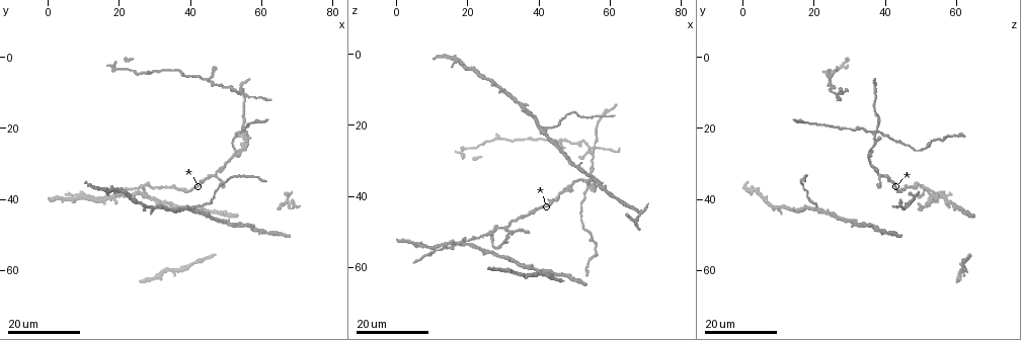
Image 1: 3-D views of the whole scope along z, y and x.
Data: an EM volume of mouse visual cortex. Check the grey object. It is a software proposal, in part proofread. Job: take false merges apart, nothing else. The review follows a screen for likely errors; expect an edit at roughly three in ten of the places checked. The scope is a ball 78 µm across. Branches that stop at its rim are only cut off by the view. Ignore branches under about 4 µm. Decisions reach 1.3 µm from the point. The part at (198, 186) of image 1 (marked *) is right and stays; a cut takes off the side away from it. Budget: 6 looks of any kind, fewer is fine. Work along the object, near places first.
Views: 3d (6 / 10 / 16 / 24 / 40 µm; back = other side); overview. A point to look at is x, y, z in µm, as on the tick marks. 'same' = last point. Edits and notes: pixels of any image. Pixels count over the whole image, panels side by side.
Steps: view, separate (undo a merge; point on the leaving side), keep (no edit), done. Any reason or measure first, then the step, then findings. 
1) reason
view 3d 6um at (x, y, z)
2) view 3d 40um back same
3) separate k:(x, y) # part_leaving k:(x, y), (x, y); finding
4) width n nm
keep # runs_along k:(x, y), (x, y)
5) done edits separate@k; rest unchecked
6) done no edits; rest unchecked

arms part here
view 3d 24um at (54.0, 10.0, 26.5)

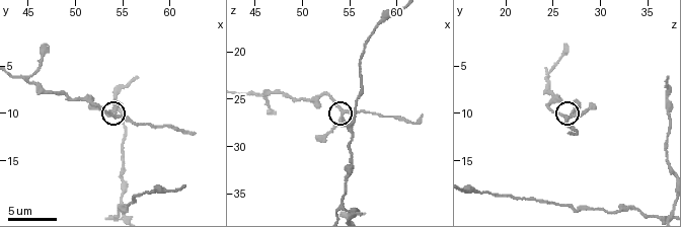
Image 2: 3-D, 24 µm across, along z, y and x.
view 3d 10um at (54.2, 10.2, 26.2)

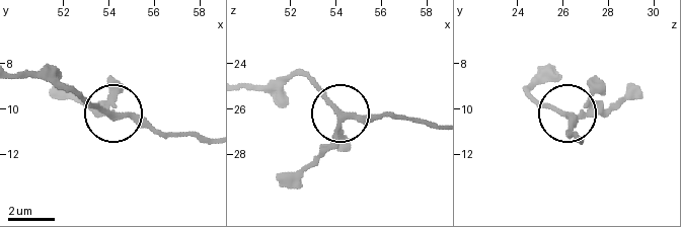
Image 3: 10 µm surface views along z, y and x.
width 220 nm
keep # one cell here

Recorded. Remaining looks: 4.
a fork
view 3d 10um at (44.8, 6.0, 24.4)

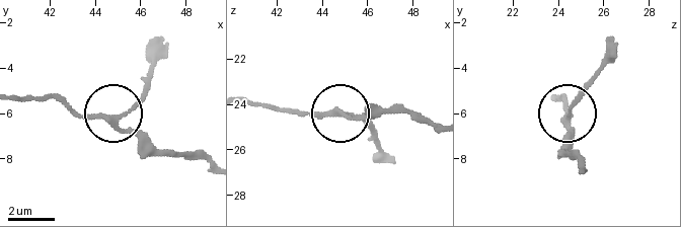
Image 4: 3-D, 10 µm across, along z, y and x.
view 3d 10um back at (45.1, 6.2, 24.4)

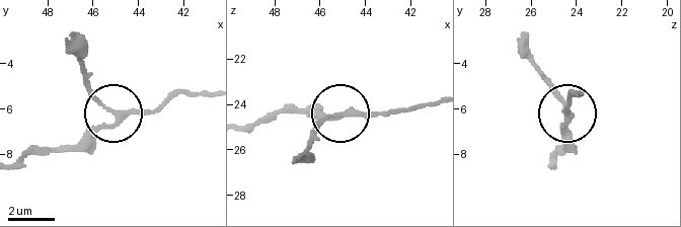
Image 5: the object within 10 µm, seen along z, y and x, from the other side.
width 180 nm
keep # continuous, no second cell

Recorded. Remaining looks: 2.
calibre changes
view 3d 24um at (51.5, 27.5, 35.0)

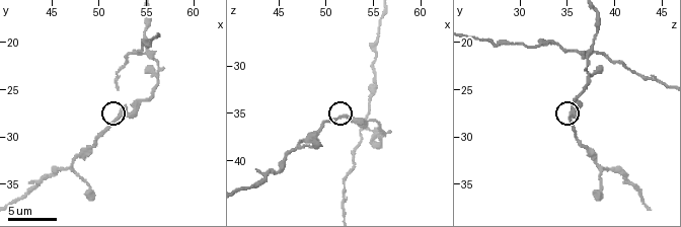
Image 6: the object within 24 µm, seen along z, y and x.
view 3d 10um at (52.2, 27.8, 35.4)

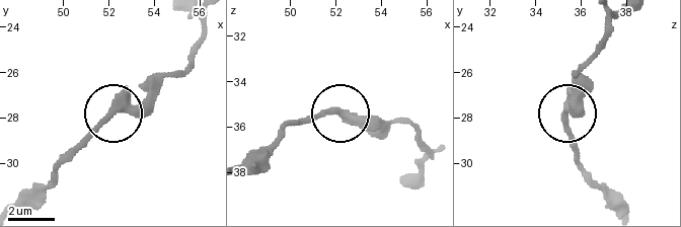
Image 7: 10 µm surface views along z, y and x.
arms 3
keep # runs_along 7:(618, 210), (584, 170), (569, 124), (574, 78); one cell here

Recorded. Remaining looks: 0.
done no edits; rest unchecked

